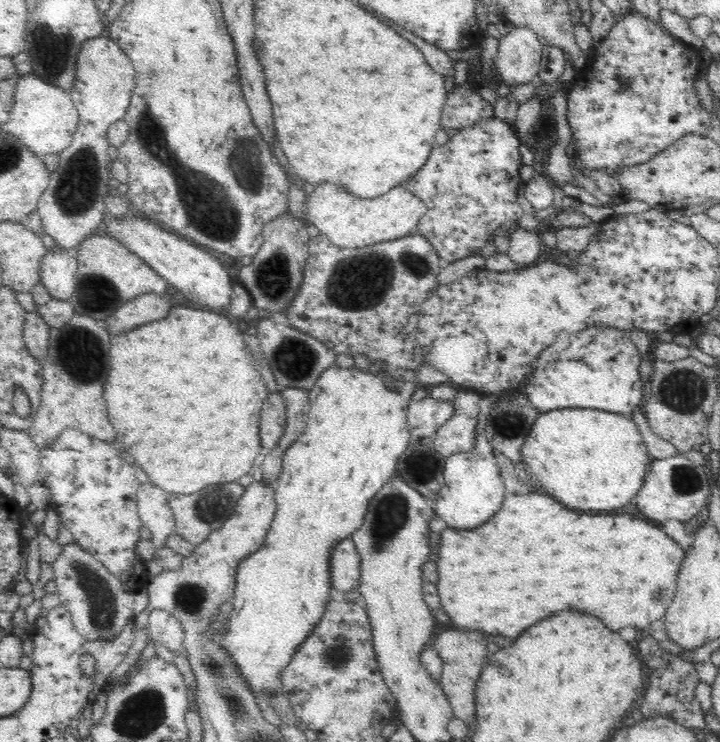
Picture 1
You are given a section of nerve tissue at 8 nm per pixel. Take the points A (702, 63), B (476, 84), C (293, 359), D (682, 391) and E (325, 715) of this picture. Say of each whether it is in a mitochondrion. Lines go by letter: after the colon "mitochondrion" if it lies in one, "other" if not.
A: other
B: other
C: mitochondrion
D: mitochondrion
E: other

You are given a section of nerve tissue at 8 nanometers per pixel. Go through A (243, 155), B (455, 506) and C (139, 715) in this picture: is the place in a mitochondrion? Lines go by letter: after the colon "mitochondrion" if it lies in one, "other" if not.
A: mitochondrion
B: other
C: mitochondrion

